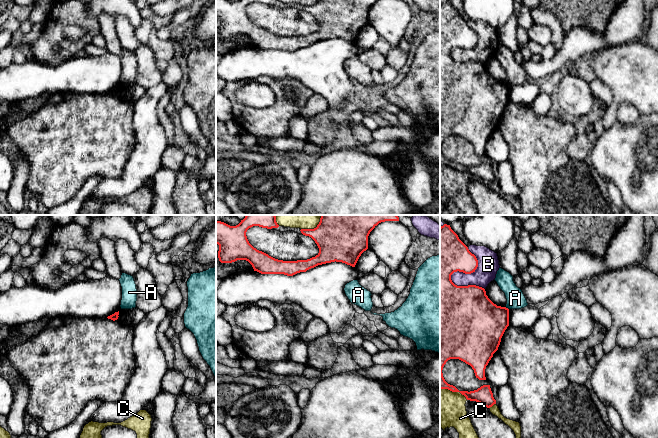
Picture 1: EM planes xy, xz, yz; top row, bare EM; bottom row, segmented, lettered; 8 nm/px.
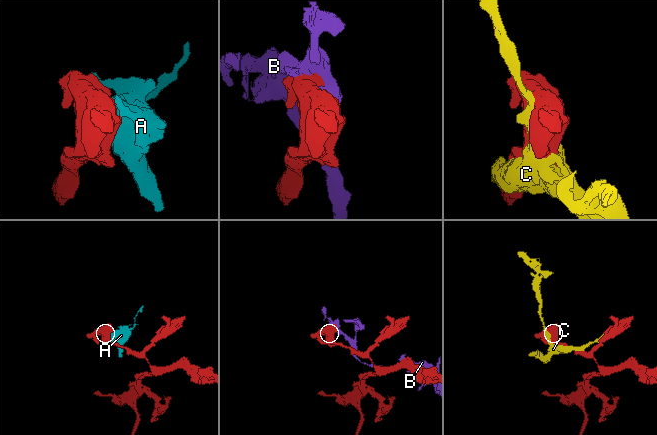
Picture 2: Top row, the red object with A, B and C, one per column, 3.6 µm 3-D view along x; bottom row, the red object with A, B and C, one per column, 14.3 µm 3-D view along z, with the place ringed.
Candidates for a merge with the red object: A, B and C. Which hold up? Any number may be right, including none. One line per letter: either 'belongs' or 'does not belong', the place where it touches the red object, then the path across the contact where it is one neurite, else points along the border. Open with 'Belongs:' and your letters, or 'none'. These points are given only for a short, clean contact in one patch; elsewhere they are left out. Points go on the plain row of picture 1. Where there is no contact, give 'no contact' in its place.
Belongs: none
A: does not belong | yz (507, 84) | along yz (505, 83), (508, 85)
B: does not belong | yz (454, 47)
C: does not belong | yz (454, 167)

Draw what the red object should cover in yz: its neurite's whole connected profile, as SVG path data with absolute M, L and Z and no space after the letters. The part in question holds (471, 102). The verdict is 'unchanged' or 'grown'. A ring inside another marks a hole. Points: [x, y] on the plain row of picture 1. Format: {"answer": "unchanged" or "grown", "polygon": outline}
{"answer": "unchanged", "polygon": "M450 1L440 3L440 165L460 168L467 176L476 177L490 184L496 180L490 161L474 167L459 167L443 153L443 143L450 135L459 135L470 141L476 154L486 156L485 145L498 126L501 114L509 102L509 85L497 82L486 71L484 64L476 61L457 62L451 56L454 48L471 50L478 43L478 36L459 15Z"}

